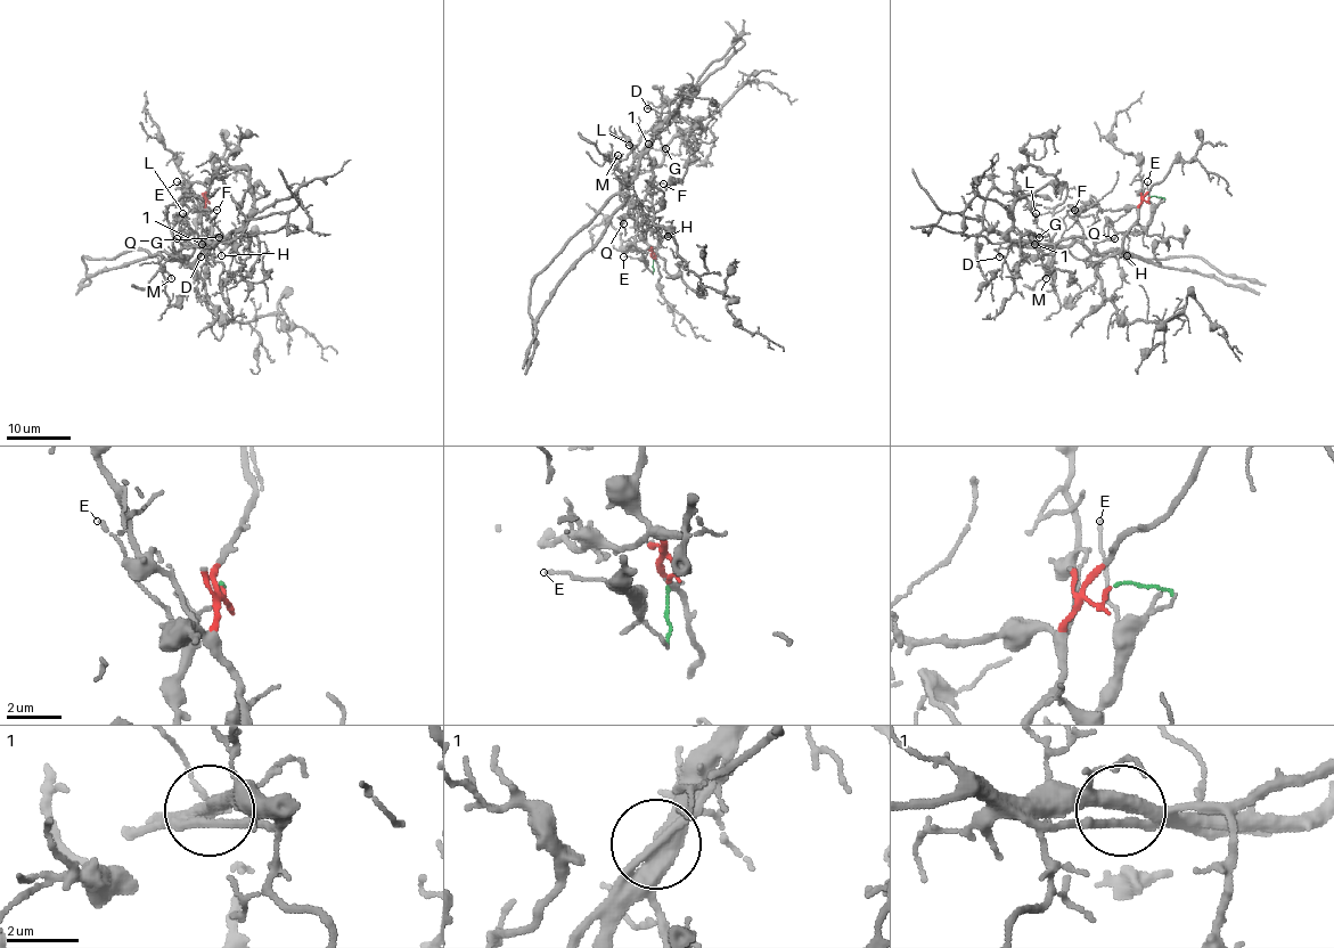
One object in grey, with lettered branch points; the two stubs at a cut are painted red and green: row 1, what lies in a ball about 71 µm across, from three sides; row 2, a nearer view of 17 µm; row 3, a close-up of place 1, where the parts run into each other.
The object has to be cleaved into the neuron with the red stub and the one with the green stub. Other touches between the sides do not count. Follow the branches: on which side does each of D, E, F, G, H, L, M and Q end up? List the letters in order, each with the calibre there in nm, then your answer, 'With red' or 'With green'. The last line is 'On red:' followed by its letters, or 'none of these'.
D: Thickness 100 nm. With green
E: Thickness 110 nm. With green
F: Thickness 70 nm. With green
G: Thickness 100 nm. With green
H: Thickness 100 nm. With red
L: Thickness 100 nm. With green
M: Thickness 110 nm. With red
Q: Thickness 140 nm. With green
On red: H, M

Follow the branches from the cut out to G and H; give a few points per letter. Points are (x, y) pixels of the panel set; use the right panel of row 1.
G: (1151, 197), (1163, 201), (1136, 233), (1094, 240), (1038, 244), (1030, 239), (1036, 235), (1039, 237)
H: (1150, 197), (1139, 205), (1136, 223), (1127, 235), (1127, 255)

